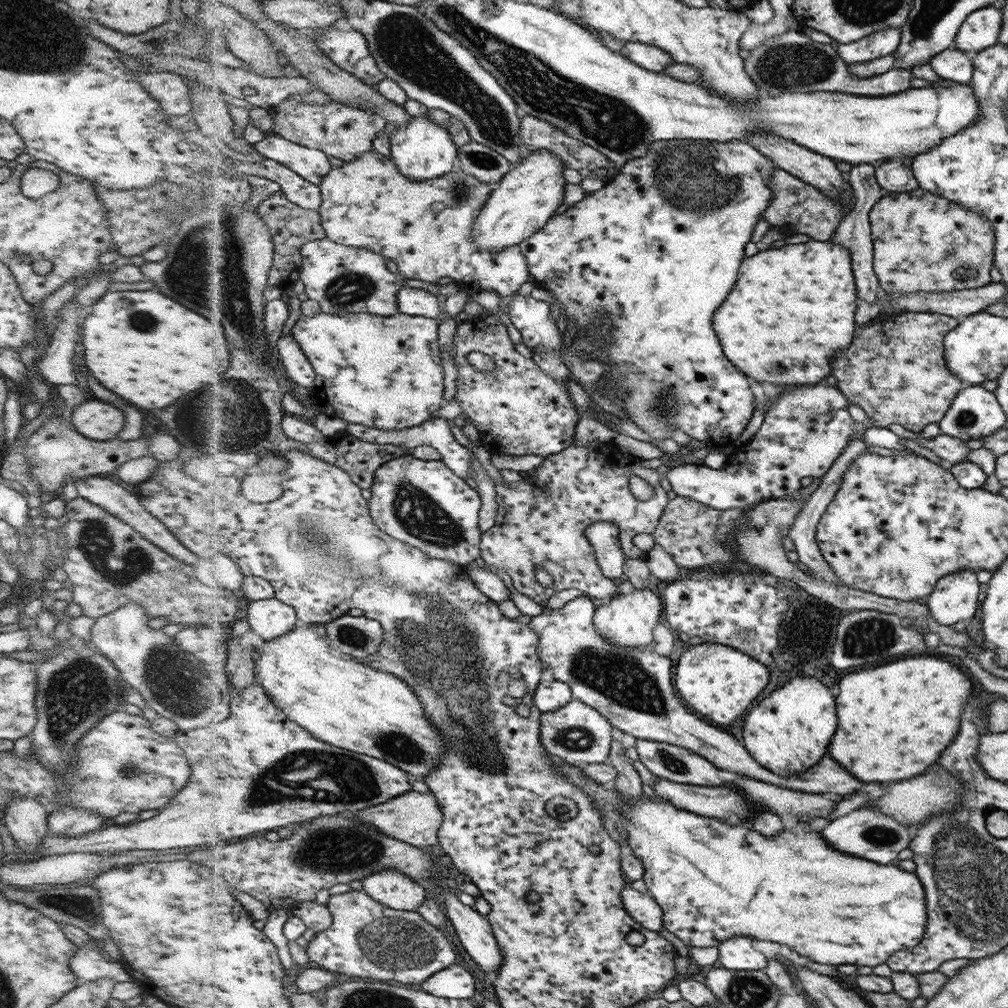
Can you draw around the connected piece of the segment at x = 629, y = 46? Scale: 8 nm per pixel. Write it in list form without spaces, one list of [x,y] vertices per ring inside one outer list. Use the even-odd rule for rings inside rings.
[[[626,41],[620,52],[632,62],[637,63],[638,66],[655,73],[663,72],[667,66],[676,63],[665,50],[641,42]]]

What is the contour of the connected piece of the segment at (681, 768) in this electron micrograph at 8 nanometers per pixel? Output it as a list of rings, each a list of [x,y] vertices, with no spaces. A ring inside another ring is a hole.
[[[637,739],[635,750],[638,751],[642,764],[658,779],[694,786],[720,787],[726,785],[718,777],[718,766],[705,756],[696,754],[686,747],[676,746],[673,743]]]

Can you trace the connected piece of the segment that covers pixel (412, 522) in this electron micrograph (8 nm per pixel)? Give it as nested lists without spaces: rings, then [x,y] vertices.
[[[414,454],[379,467],[369,501],[382,530],[426,551],[432,558],[468,566],[480,557],[479,492],[470,488],[443,460],[422,460]]]

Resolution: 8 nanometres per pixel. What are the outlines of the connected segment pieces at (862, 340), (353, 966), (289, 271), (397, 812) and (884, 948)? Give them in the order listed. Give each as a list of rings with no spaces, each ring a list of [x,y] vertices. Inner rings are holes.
[[[906,311],[896,315],[892,321],[886,317],[880,321],[877,317],[868,326],[858,326],[858,342],[840,354],[838,362],[834,362],[832,375],[838,380],[836,387],[845,394],[850,404],[860,406],[872,418],[874,426],[884,428],[900,424],[906,430],[920,433],[926,425],[942,421],[954,397],[962,391],[961,380],[947,367],[945,346],[945,337],[959,323],[959,318],[950,315]]]
[[[365,889],[334,895],[329,907],[335,916],[334,924],[328,930],[316,933],[308,948],[313,965],[326,970],[343,976],[373,978],[376,981],[414,986],[426,982],[441,970],[450,968],[458,962],[458,958],[462,958],[462,954],[456,954],[452,942],[444,936],[444,930],[430,924],[418,911],[390,908],[372,898]]]
[[[283,190],[260,202],[257,210],[260,217],[271,228],[274,243],[276,243],[275,263],[269,280],[270,284],[265,292],[265,299],[268,302],[280,300],[301,279],[303,247],[310,242],[325,239],[328,237],[328,233],[323,225],[323,216],[320,210],[308,210],[292,202]]]
[[[412,791],[384,804],[359,810],[352,815],[359,821],[378,827],[386,834],[402,839],[404,842],[409,842],[415,847],[441,844],[439,834],[445,821],[445,814],[438,797],[432,792]]]
[[[552,757],[559,763],[559,772],[589,796],[601,816],[617,816],[618,828],[626,832],[628,846],[643,865],[643,880],[662,907],[664,928],[687,947],[717,947],[733,936],[748,936],[784,944],[798,959],[818,964],[874,967],[884,964],[899,950],[921,944],[928,910],[925,887],[914,872],[839,851],[829,845],[820,831],[810,829],[809,820],[800,820],[793,828],[767,837],[750,827],[679,809],[660,797],[625,799],[620,791],[608,790],[604,783],[587,777],[581,767]]]

